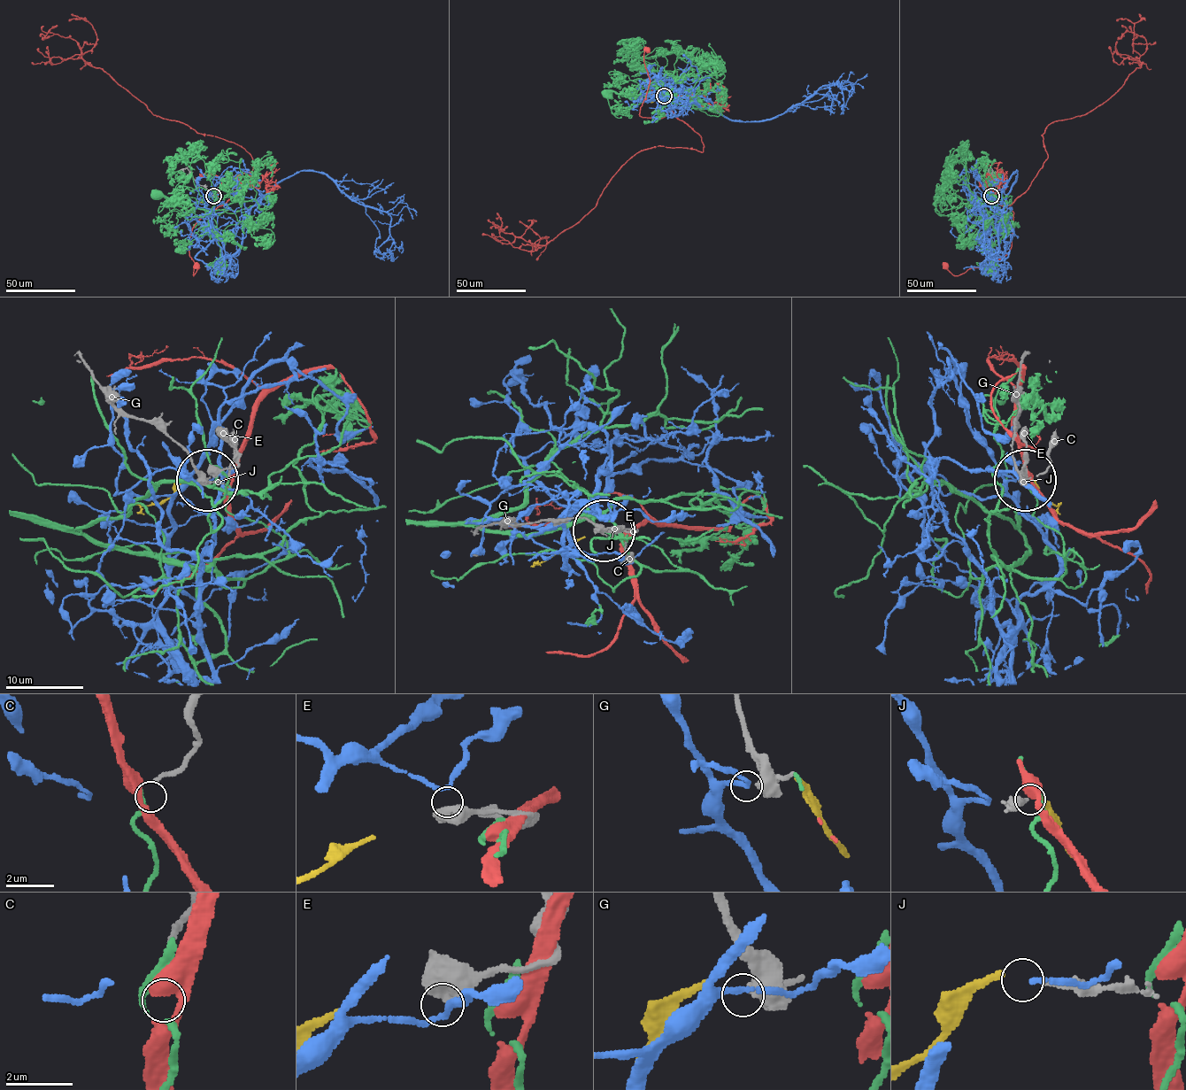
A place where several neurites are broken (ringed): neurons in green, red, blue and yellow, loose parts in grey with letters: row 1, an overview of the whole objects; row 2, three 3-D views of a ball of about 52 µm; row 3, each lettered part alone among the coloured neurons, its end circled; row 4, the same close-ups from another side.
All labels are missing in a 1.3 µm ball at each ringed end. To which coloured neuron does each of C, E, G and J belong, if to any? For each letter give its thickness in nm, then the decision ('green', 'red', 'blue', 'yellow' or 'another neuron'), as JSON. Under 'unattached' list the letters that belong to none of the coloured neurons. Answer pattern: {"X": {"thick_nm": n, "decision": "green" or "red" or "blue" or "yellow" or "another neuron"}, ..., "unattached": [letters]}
{"C": {"thick_nm": 180, "decision": "another neuron"}, "E": {"thick_nm": 480, "decision": "blue"}, "G": {"thick_nm": 500, "decision": "another neuron"}, "J": {"thick_nm": 180, "decision": "yellow"}, "unattached": ["C", "G"]}

